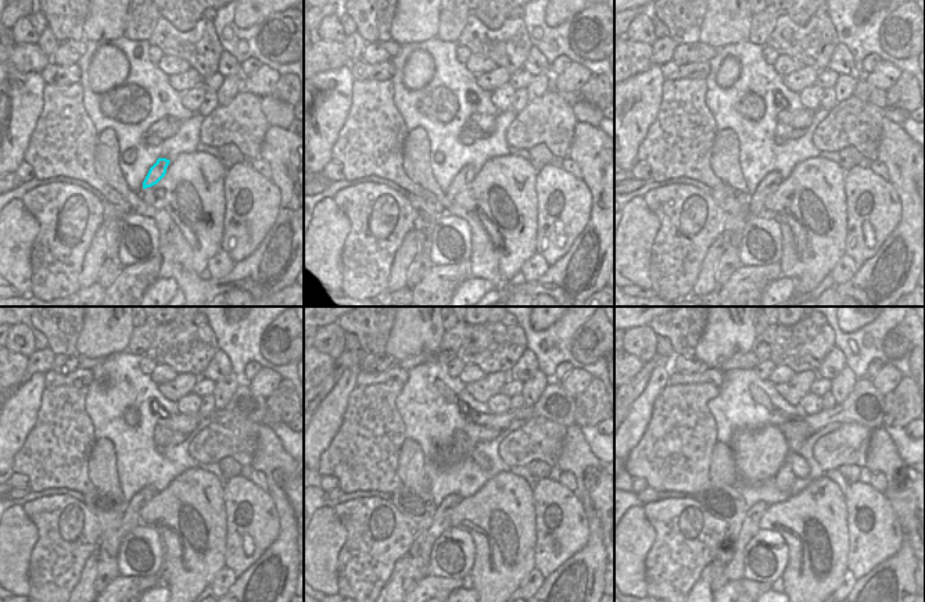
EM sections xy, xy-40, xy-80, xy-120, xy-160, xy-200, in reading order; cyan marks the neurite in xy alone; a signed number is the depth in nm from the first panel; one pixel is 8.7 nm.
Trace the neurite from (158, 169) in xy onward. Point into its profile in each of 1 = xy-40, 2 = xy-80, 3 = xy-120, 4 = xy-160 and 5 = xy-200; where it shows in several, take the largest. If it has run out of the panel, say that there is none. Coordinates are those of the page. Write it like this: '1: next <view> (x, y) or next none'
1: next xy-40 (468, 172)
2: next xy-80 (770, 182)
3: next xy-120 (132, 519)
4: next xy-160 (443, 519)
5: next xy-200 (734, 569)

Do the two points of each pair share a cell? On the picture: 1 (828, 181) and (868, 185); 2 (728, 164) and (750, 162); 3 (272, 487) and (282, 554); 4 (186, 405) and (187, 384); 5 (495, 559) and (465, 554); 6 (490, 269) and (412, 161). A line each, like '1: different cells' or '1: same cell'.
1: different cells
2: different cells
3: same cell
4: different cells
5: different cells
6: same cell

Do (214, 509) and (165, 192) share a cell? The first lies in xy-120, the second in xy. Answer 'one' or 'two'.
one

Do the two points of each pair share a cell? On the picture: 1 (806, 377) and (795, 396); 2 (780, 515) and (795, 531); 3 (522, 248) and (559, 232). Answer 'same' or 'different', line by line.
1: same
2: same
3: different

